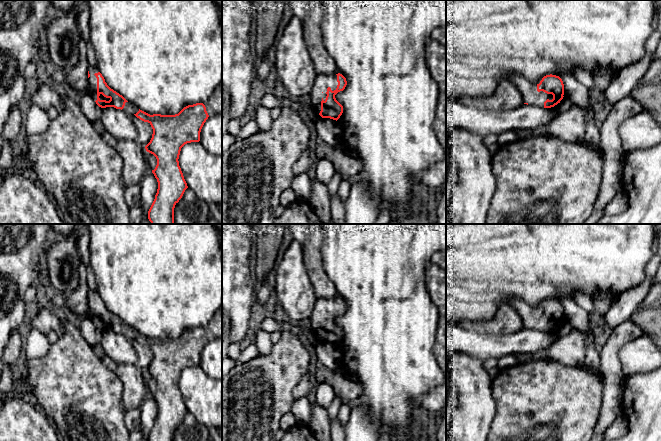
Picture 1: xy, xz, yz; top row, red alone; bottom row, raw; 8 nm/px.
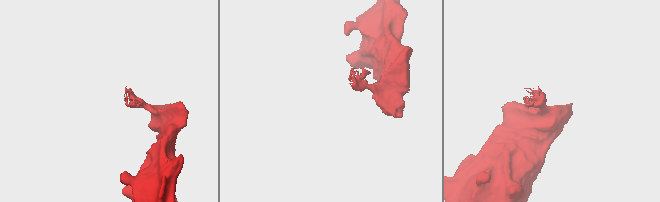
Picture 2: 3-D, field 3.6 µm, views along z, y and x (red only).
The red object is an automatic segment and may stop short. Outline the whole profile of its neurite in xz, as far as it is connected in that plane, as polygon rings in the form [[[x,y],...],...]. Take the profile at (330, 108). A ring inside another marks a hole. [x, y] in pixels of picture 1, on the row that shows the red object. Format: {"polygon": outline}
{"polygon": [[[317,74],[310,92],[311,105],[322,118],[338,120],[343,113],[343,106],[335,95],[347,85],[346,78],[338,74]]]}

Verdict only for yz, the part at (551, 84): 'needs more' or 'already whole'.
needs more

